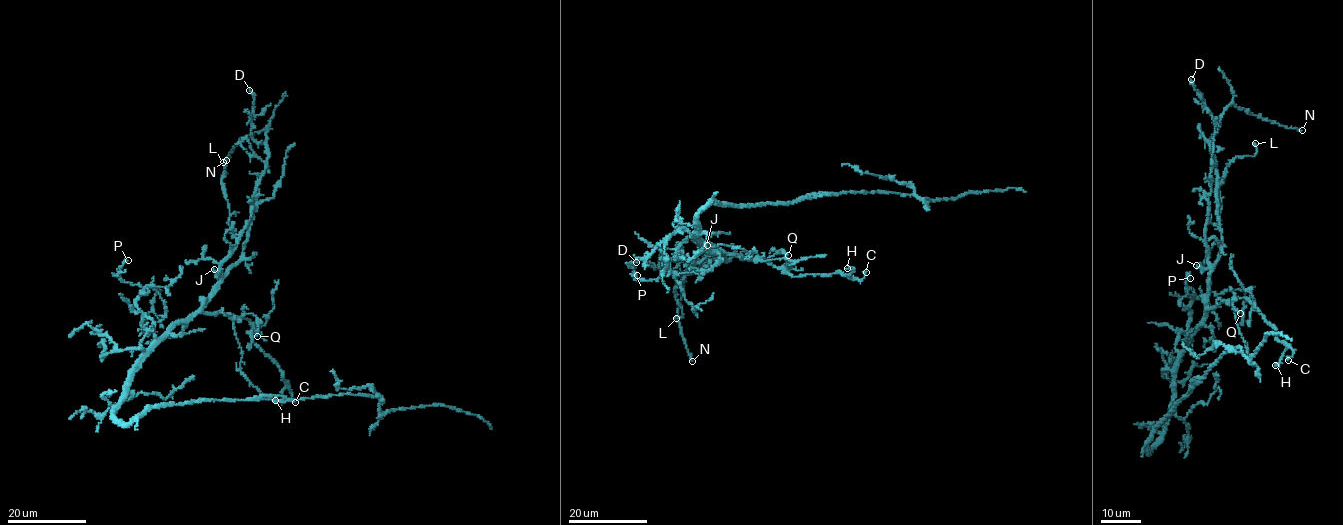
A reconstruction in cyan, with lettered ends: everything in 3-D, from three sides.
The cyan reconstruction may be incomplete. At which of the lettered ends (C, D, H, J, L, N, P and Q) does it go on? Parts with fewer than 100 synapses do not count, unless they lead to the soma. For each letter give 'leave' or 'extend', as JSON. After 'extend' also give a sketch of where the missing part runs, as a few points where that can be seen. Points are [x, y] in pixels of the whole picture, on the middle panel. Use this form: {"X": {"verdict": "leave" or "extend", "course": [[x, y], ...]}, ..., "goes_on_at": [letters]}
{"C": {"verdict": "leave"}, "D": {"verdict": "leave"}, "H": {"verdict": "leave"}, "J": {"verdict": "leave"}, "L": {"verdict": "leave"}, "N": {"verdict": "leave"}, "P": {"verdict": "leave"}, "Q": {"verdict": "leave"}, "goes_on_at": []}

